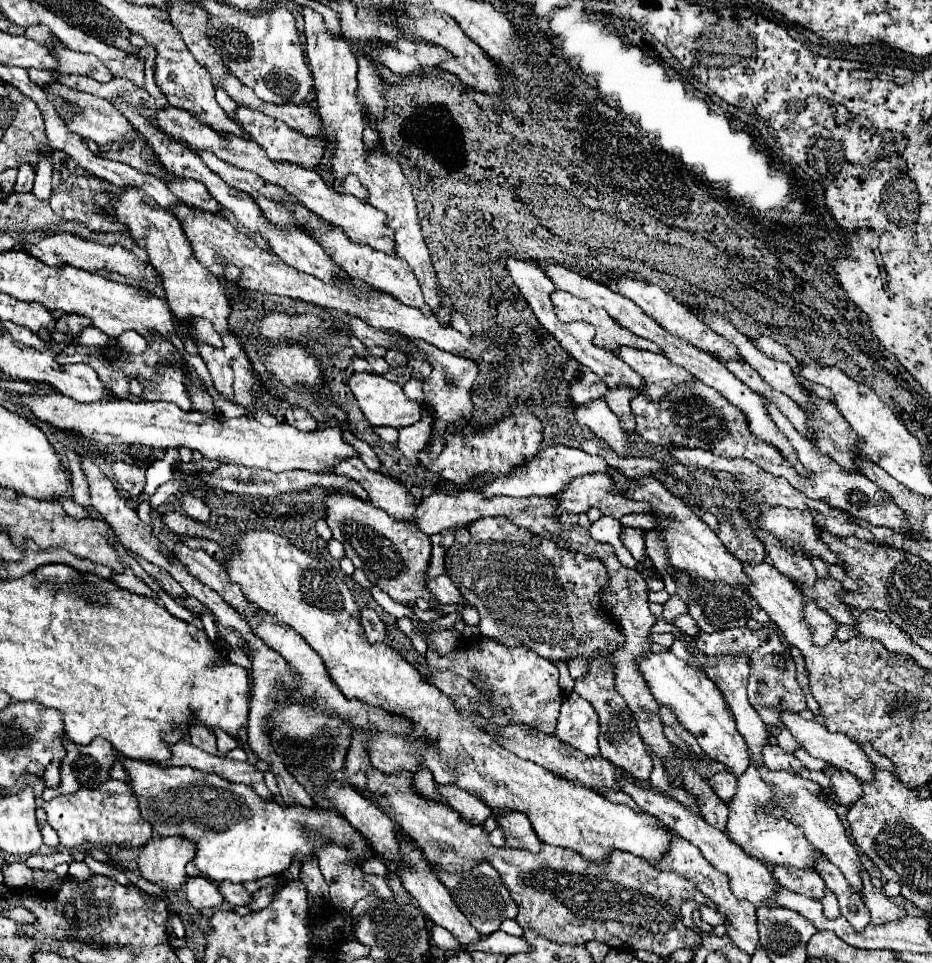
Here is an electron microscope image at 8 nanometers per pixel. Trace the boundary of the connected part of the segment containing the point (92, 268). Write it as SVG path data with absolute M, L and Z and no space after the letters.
M35 234L35 238L19 238L25 246L25 250L43 260L45 264L53 266L53 268L63 268L63 266L75 266L93 274L99 274L103 270L115 272L123 278L127 278L135 288L139 288L139 284L161 284L161 276L159 272L151 266L141 262L131 250L125 250L123 246L99 246L93 242L81 242L81 238L73 238L73 234L55 234L51 238L45 238L43 234Z

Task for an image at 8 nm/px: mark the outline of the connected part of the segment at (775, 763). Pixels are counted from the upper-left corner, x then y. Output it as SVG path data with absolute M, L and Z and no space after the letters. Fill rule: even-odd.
M771 744L763 748L763 760L769 770L787 770L791 774L801 774L801 770L805 770L801 760L797 760L793 754L787 754L779 746L771 746Z

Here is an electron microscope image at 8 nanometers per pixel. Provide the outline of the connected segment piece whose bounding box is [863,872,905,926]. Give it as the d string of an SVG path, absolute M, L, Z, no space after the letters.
M863 872L863 900L871 912L871 924L883 926L885 922L897 922L905 916L905 910L889 900L879 888L871 884L871 878Z

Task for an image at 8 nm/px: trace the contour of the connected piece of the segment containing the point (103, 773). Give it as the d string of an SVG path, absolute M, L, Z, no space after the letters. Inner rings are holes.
M69 738L63 740L67 756L61 762L61 784L55 794L77 792L83 786L99 786L109 780L109 768L115 762L113 748L107 740L95 738L87 746L79 746Z

